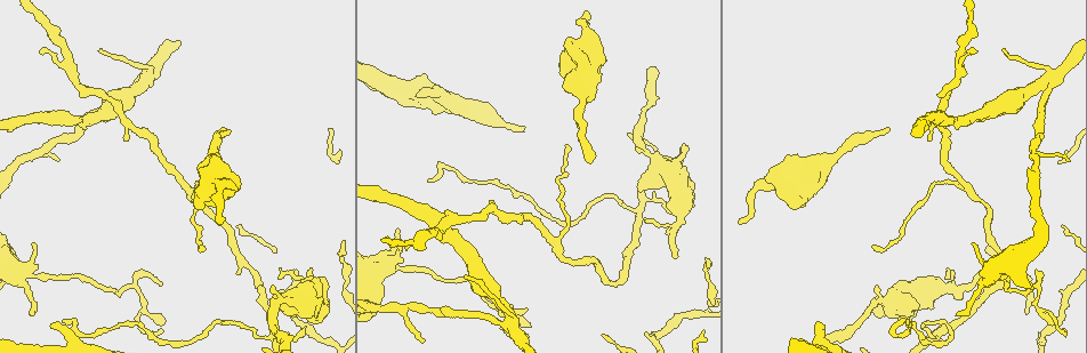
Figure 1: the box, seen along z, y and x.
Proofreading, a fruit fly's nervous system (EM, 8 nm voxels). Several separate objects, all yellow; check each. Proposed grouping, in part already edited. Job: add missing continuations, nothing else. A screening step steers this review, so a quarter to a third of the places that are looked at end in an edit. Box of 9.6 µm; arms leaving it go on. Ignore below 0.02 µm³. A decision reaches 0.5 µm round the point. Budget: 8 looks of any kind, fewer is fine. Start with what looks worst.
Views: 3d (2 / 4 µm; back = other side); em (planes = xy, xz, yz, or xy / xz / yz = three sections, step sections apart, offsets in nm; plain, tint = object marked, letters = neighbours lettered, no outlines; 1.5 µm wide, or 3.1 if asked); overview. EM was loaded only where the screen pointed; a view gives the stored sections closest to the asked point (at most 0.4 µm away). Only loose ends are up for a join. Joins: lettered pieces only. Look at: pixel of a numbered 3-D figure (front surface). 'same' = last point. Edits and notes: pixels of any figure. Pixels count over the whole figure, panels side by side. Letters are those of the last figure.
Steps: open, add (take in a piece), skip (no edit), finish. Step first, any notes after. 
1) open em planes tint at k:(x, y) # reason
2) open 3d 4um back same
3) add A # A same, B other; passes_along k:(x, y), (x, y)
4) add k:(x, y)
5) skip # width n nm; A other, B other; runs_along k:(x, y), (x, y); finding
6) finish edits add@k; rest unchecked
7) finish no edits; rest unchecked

open em yz step 4 letters at 1:(220, 223) # free end

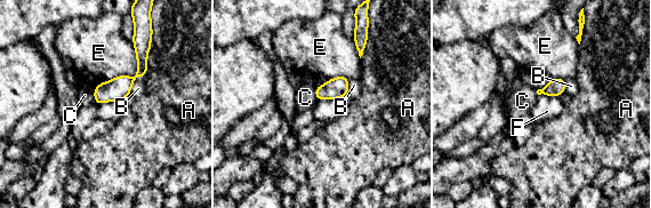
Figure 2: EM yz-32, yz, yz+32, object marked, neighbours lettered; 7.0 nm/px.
open em planes letters same

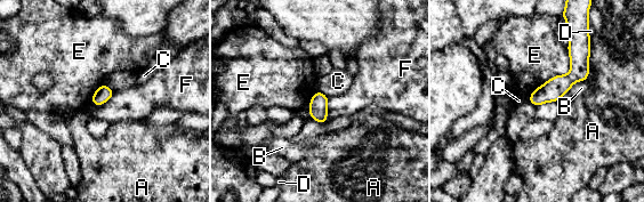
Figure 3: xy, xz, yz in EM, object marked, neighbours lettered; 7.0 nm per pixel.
skip # width 110 nm; A other, B other, C other, D other, E other, F other; runs_along 3:(574, 43), (576, 71), (533, 100); none of them fits

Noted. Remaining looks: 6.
open em planes letters at 1:(824, 329) # an open end

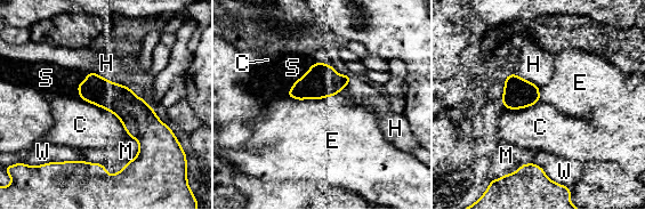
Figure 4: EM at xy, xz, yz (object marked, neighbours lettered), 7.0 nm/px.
add S # C other, E other, H other, M other, S same, W other; the neuron continues

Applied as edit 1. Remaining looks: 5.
open 3d 2um at 1:(918, 306) # an open end

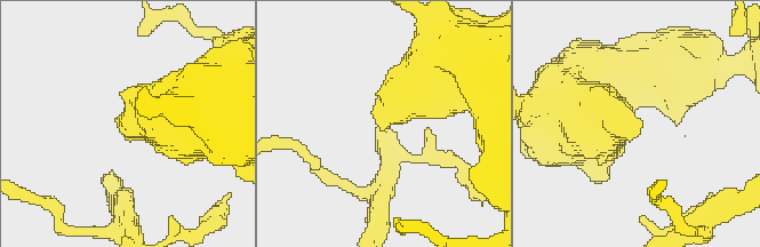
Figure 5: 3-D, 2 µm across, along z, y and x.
open em planes letters at 5:(127, 125) # need the tissue

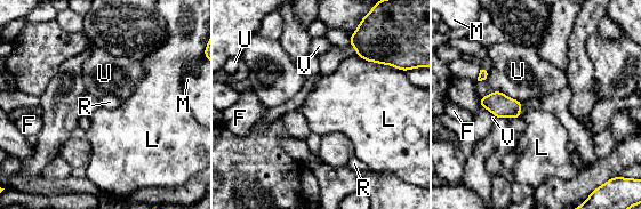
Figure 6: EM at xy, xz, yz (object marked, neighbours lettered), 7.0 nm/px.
skip # F other, L other, M other, R other, U other, V other; border 6:(480, 105), (495, 117); no lettered piece goes on from it

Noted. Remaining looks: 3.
finish edits add@4; rest unchecked

